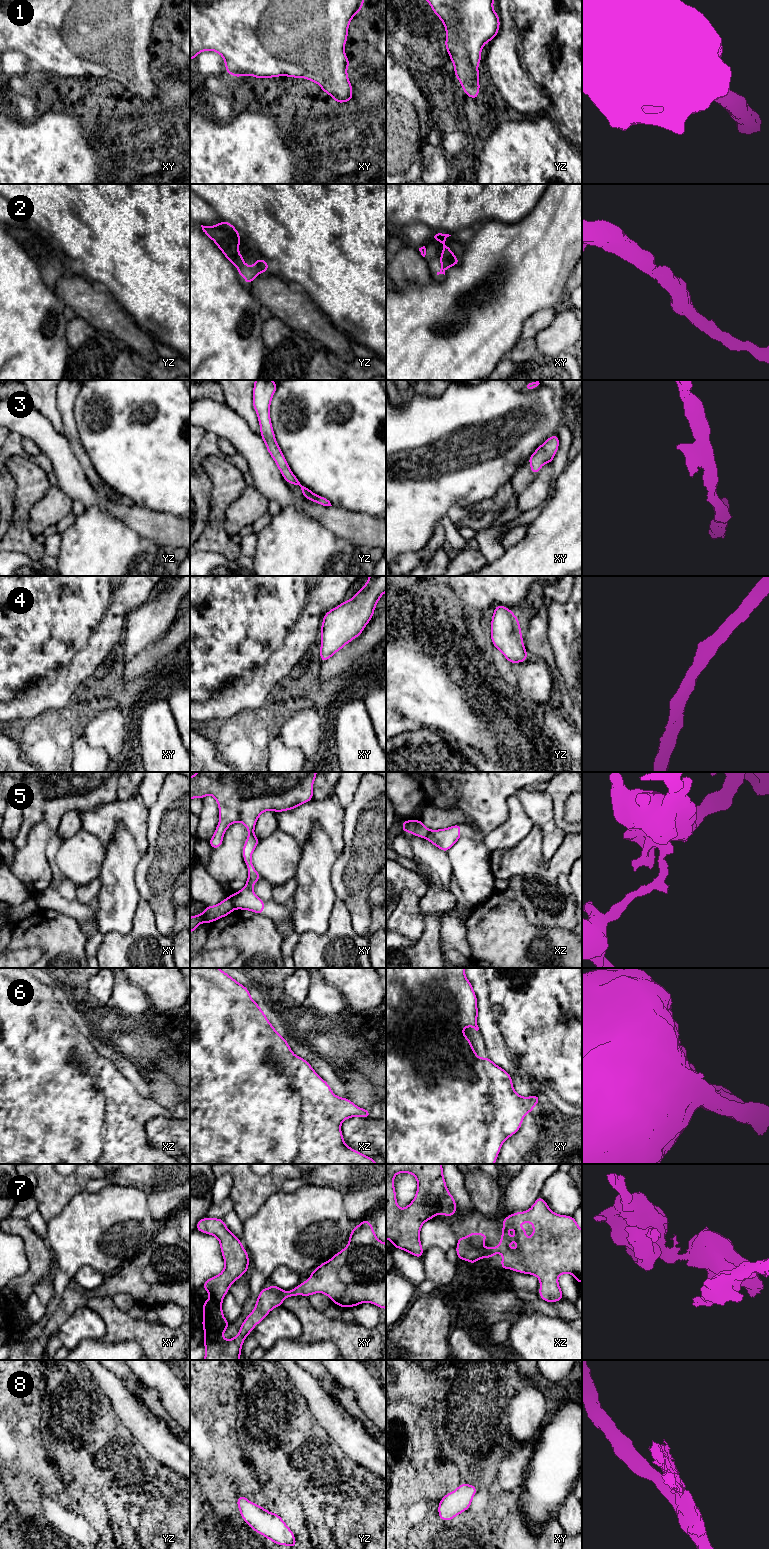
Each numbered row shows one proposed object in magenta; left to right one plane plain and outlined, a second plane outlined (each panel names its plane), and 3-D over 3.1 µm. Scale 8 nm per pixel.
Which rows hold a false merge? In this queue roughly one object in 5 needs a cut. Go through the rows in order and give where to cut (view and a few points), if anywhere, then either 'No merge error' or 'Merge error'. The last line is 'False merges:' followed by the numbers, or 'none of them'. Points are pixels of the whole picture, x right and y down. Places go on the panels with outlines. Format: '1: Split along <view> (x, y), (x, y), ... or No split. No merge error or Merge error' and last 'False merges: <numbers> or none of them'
1: No split. No merge error
2: No split. No merge error
3: No split. No merge error
4: No split. No merge error
5: Split along xy (230, 895), (231, 902), (235, 908). Merge error
6: No split. No merge error
7: No split. No merge error
8: No split. No merge error
False merges: 5

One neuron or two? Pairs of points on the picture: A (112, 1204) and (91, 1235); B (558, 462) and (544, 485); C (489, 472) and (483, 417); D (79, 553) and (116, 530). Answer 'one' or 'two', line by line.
A: one
B: two
C: one
D: one

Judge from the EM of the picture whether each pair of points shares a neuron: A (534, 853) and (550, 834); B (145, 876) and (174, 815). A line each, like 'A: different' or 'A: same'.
A: different
B: same

